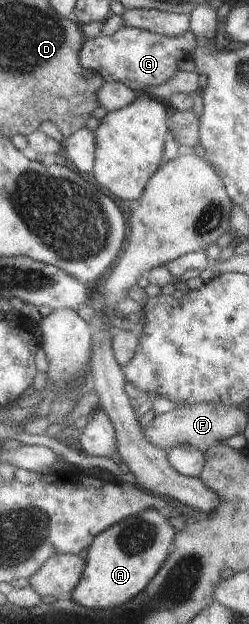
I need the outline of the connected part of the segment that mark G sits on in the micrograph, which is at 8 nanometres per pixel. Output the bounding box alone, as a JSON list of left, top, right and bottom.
[79,25,195,93]

